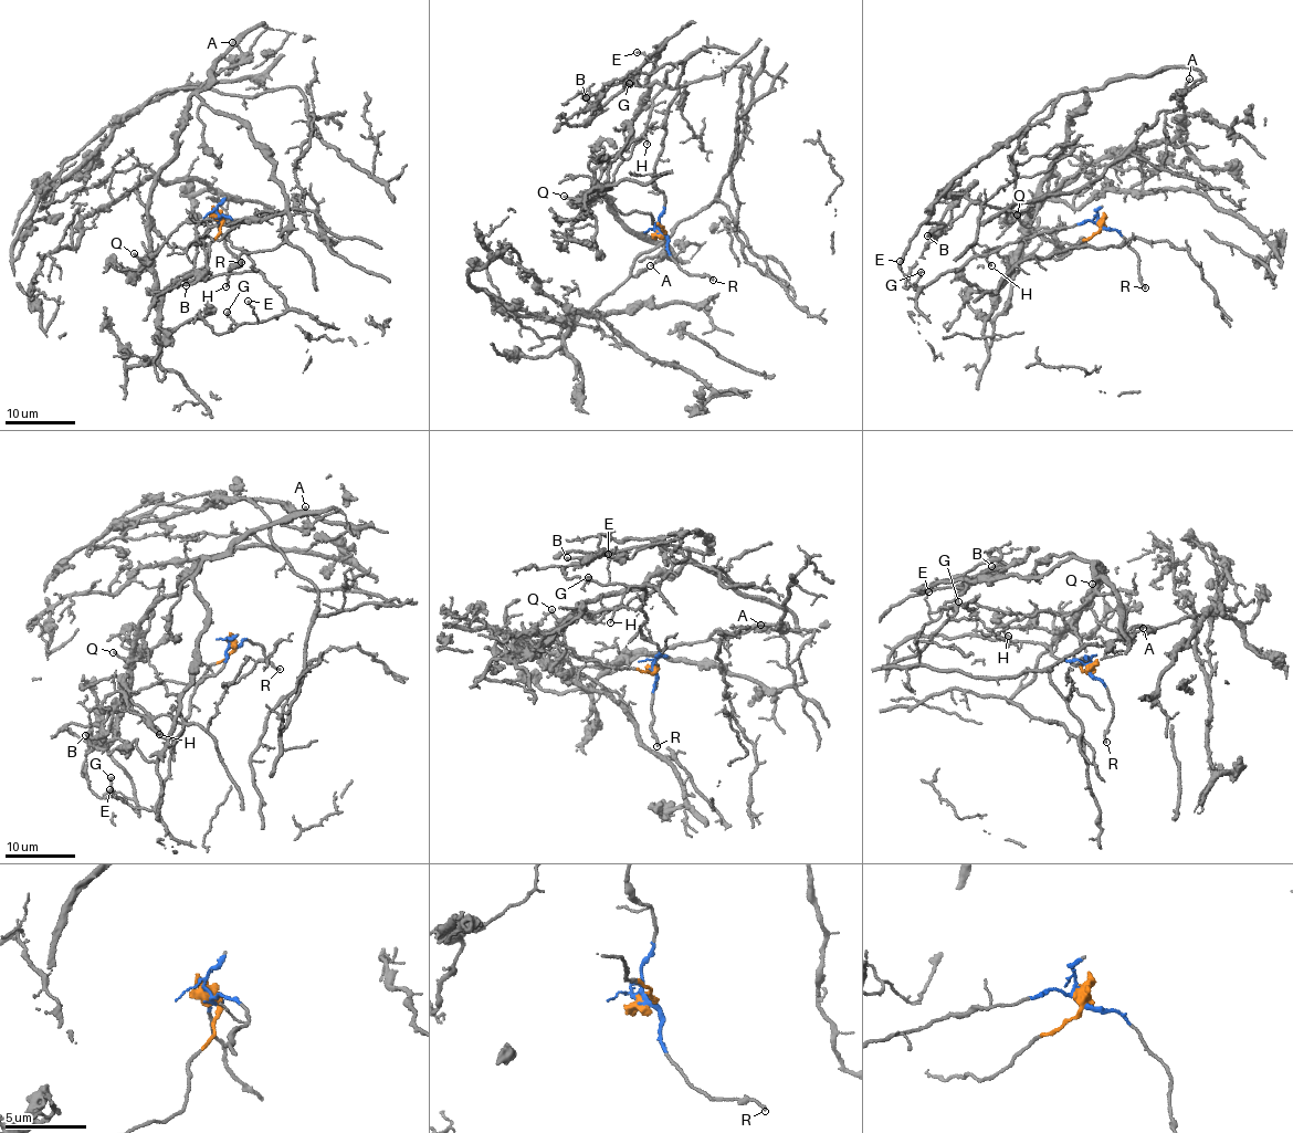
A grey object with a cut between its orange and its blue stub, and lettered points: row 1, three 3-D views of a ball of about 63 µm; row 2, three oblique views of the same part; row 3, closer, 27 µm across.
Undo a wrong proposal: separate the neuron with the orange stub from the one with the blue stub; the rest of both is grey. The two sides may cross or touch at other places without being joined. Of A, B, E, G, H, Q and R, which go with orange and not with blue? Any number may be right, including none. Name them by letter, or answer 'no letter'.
A, B, Q

